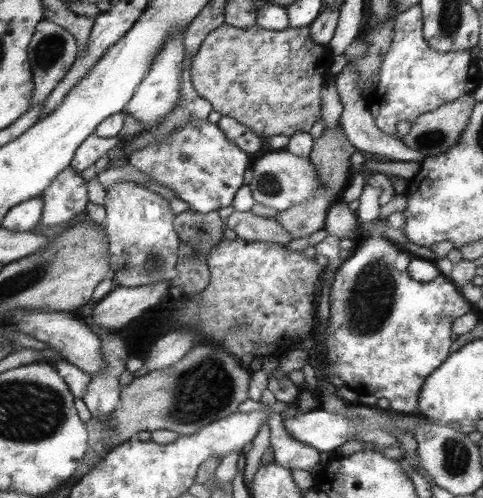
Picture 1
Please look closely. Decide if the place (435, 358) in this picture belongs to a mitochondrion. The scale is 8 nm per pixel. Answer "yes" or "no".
no

